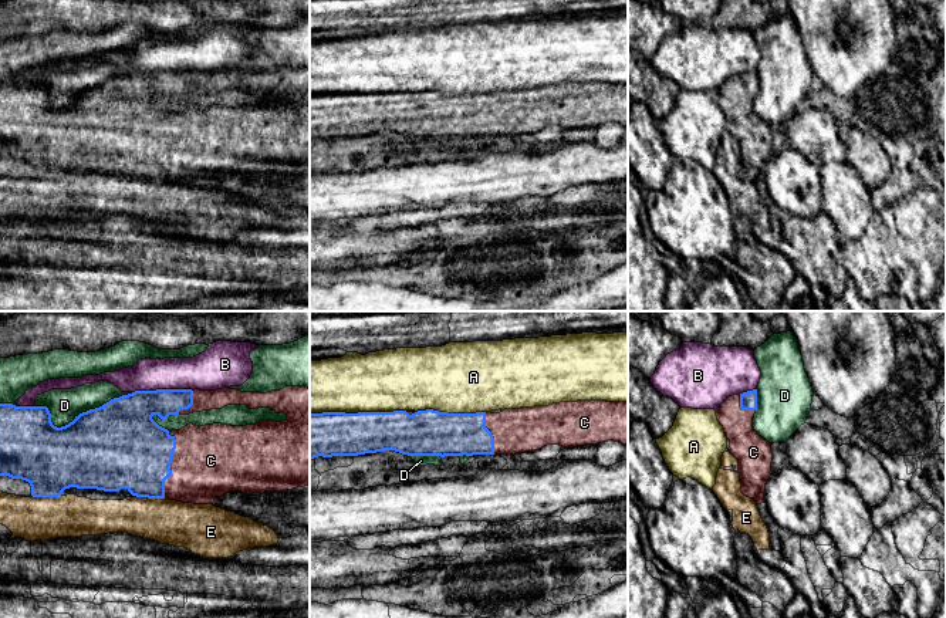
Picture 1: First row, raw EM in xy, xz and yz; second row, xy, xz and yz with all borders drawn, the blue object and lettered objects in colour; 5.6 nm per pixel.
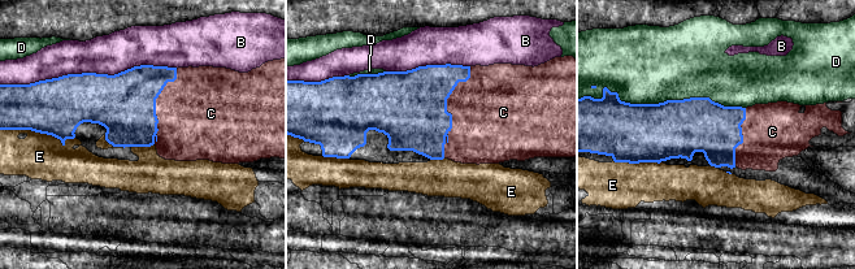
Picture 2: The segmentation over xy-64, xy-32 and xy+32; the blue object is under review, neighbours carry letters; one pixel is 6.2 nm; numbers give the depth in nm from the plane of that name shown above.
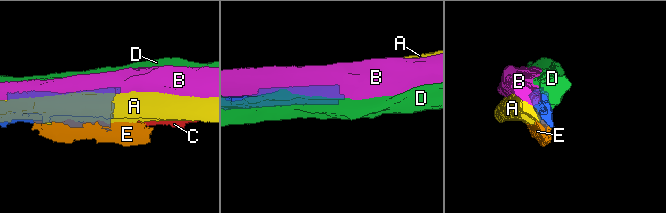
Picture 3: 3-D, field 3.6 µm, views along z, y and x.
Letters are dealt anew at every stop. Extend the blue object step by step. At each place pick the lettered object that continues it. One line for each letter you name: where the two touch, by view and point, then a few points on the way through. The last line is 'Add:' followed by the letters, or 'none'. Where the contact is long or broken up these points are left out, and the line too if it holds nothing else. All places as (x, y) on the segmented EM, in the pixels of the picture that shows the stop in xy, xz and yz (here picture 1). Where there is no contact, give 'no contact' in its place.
C: xy (169, 465)
Add: C

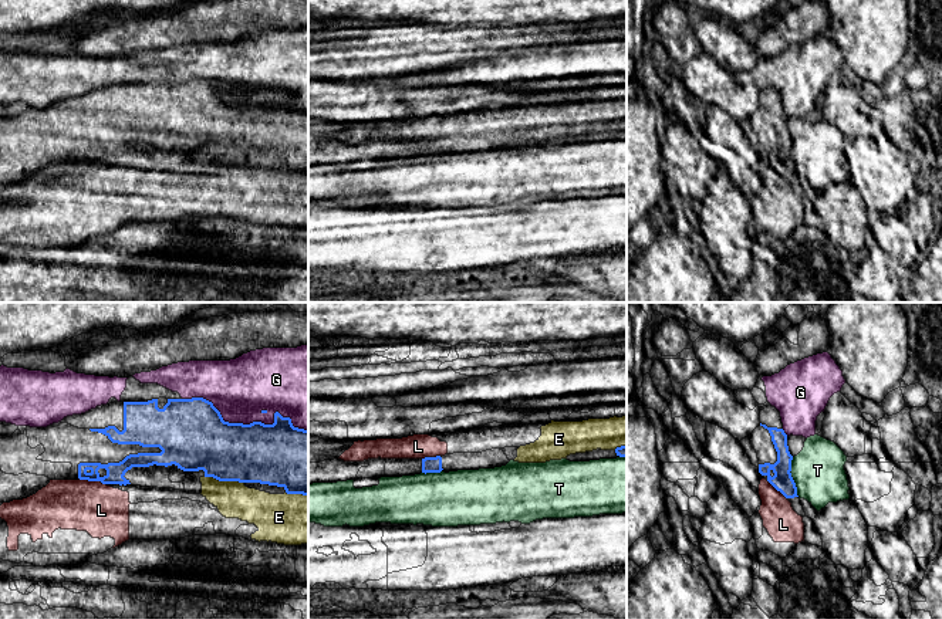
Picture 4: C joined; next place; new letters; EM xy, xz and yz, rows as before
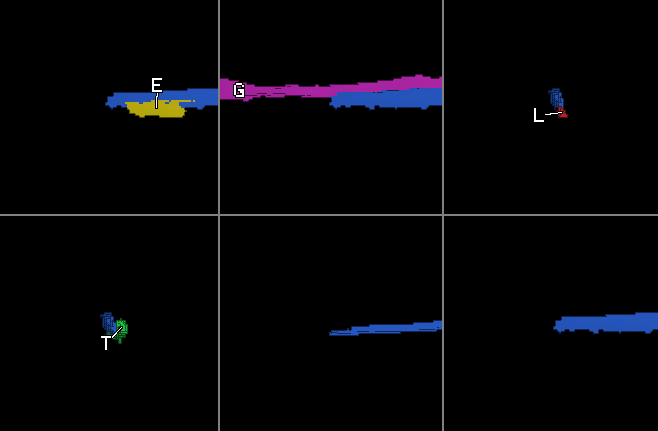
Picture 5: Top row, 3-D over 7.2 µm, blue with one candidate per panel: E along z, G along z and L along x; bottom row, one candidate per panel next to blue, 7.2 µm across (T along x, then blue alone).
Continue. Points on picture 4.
Add: none

